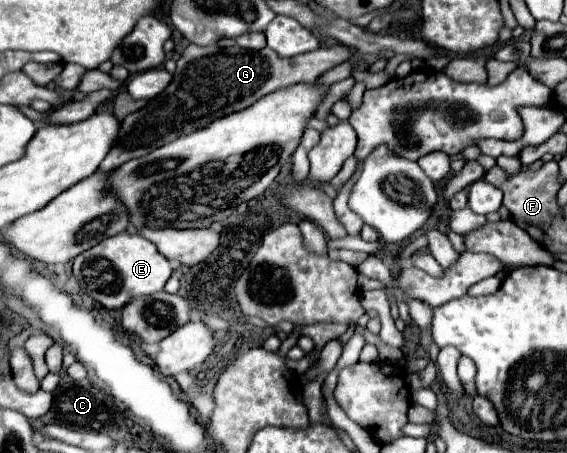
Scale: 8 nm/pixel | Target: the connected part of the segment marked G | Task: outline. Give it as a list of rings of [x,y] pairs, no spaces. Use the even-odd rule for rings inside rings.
[[[189,44],[177,60],[177,70],[165,92],[155,96],[143,110],[133,112],[123,120],[119,140],[97,172],[115,170],[127,160],[145,156],[165,142],[177,140],[181,136],[181,126],[183,134],[191,134],[197,128],[205,128],[215,118],[243,110],[255,104],[261,96],[267,96],[279,88],[287,88],[299,82],[315,82],[323,72],[347,62],[353,52],[355,48],[351,46],[335,44],[299,54],[295,58],[281,58],[271,48],[253,52],[239,46],[231,46],[231,50],[227,50],[219,48],[217,44]]]

